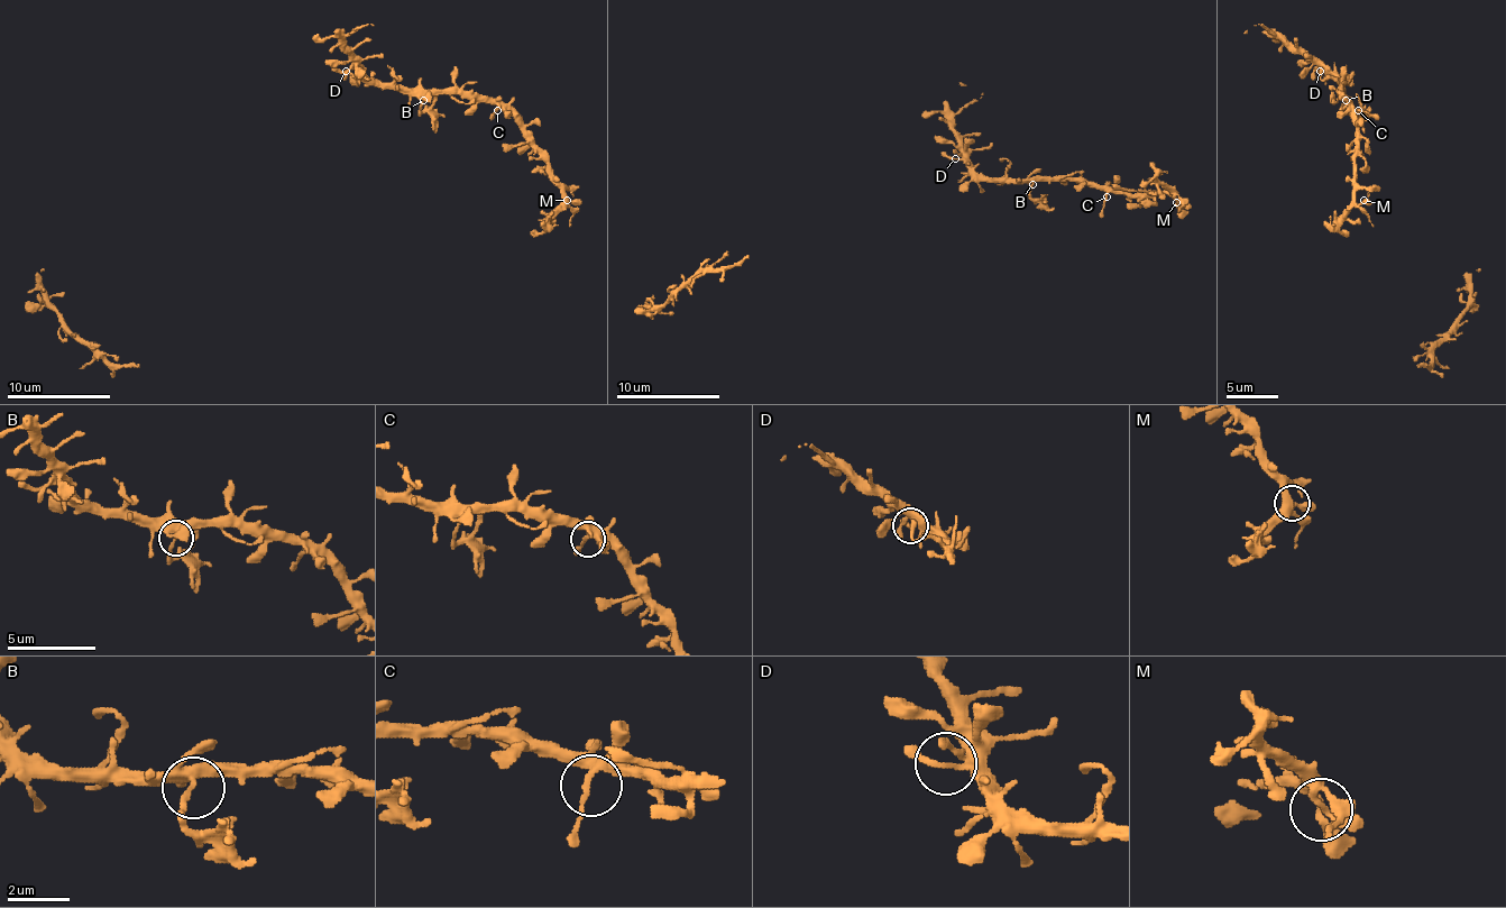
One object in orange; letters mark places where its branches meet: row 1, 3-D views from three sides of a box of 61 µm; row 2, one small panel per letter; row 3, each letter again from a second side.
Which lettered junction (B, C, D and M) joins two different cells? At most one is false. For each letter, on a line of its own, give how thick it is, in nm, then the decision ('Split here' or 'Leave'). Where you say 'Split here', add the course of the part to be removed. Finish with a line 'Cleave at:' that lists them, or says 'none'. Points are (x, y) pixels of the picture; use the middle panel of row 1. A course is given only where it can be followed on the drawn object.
B: Thickness 240 nm. Split here. Course of the part to remove: (1032, 184), (1032, 199), (1045, 202)
C: Thickness 200 nm. Leave
D: Thickness 150 nm. Leave
M: Thickness 200 nm. Leave
Cleave at: B

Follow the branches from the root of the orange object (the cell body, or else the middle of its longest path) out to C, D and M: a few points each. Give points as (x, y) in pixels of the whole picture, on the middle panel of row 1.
C: (960, 191), (971, 181), (1086, 181), (1096, 184), (1107, 196)
D: (960, 191), (967, 168), (955, 158)
M: (960, 191), (971, 181), (1086, 181), (1094, 186), (1114, 186), (1128, 194), (1172, 194), (1176, 202)

